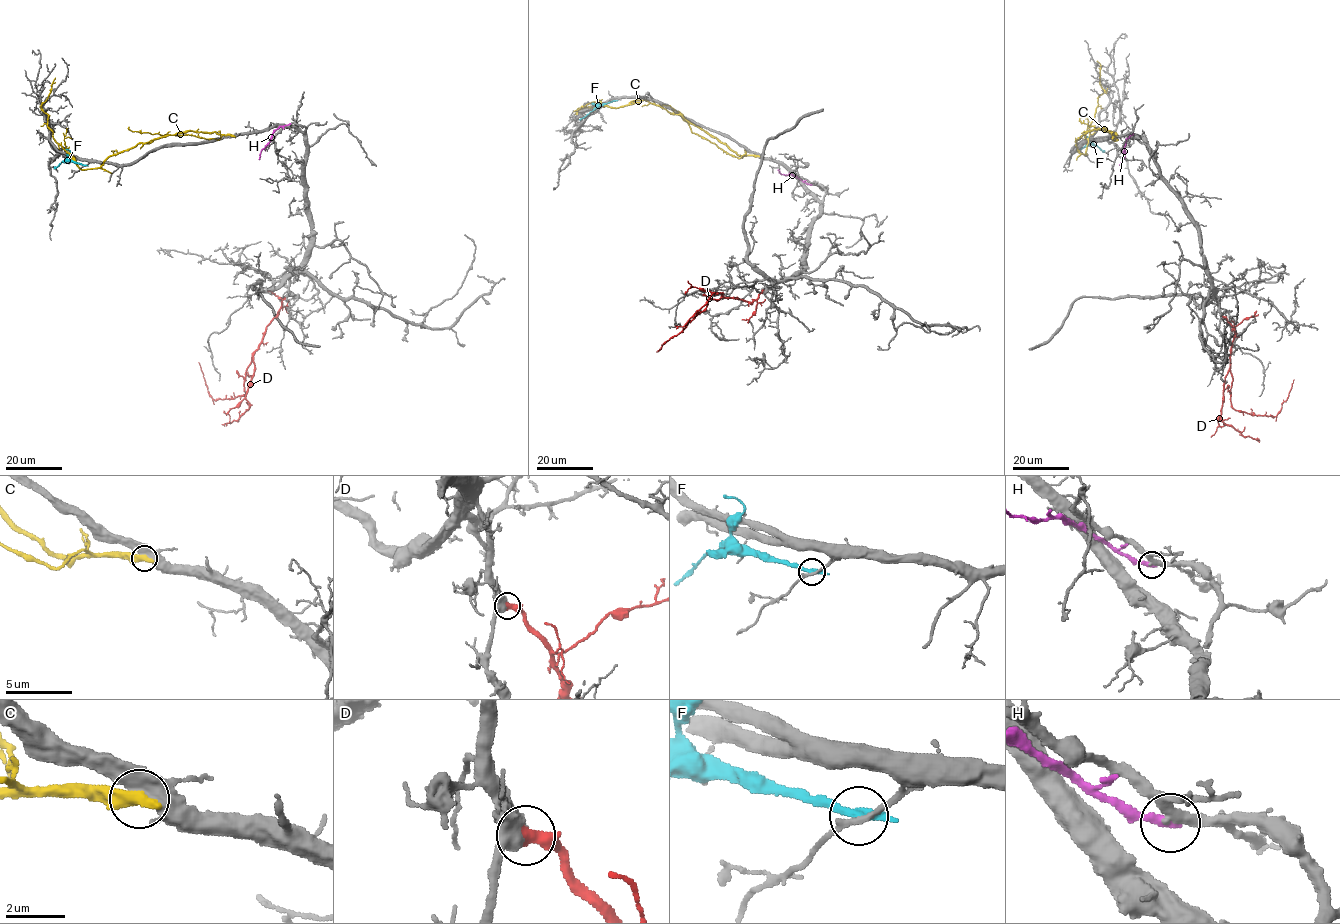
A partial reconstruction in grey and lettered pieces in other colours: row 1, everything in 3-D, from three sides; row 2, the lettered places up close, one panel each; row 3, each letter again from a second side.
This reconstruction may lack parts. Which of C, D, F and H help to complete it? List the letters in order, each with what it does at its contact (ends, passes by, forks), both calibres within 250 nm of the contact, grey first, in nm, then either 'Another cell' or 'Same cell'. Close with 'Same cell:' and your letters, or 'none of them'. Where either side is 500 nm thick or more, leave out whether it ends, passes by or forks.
C: Thickness 480 nm (grey) against 550 nm. Another cell
D: Thickness 600 nm (grey) against 480 nm. Same cell
F: It ends there. Thickness 180 nm (grey) against 360 nm. Another cell
H: It ends there. Thickness 320 nm (grey) against 280 nm. Another cell
Same cell: D

